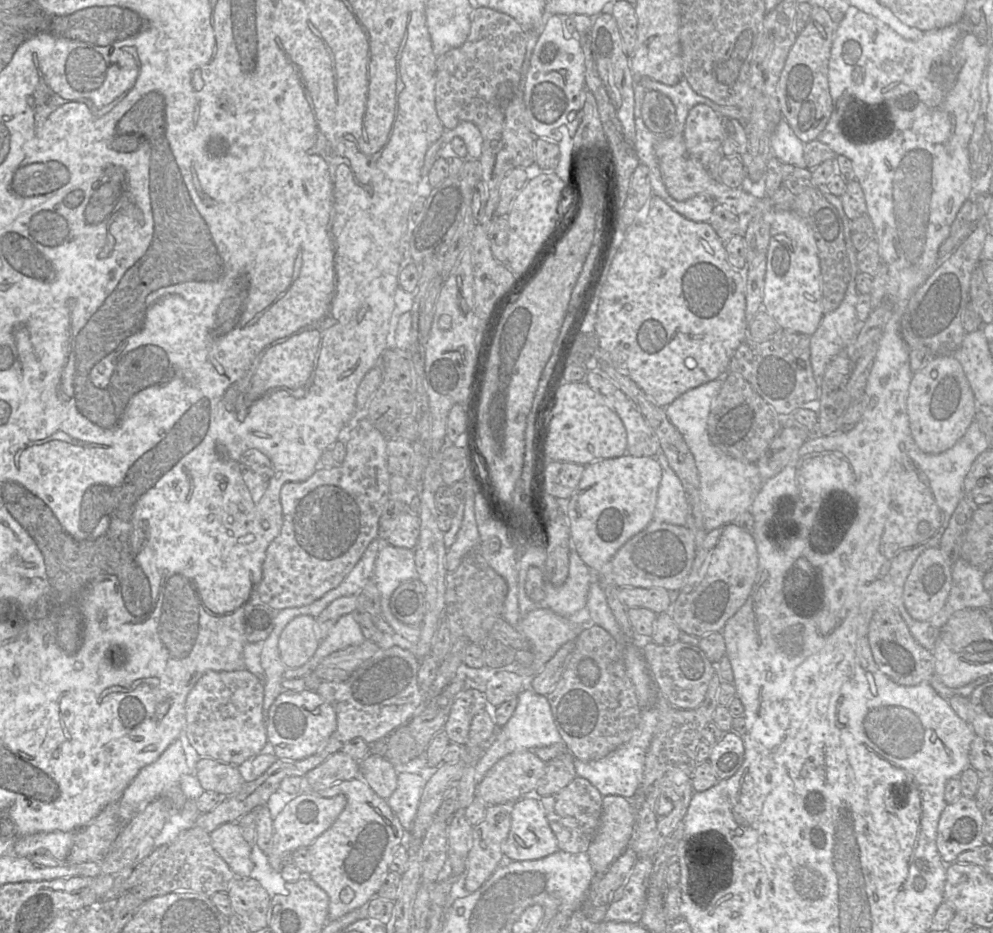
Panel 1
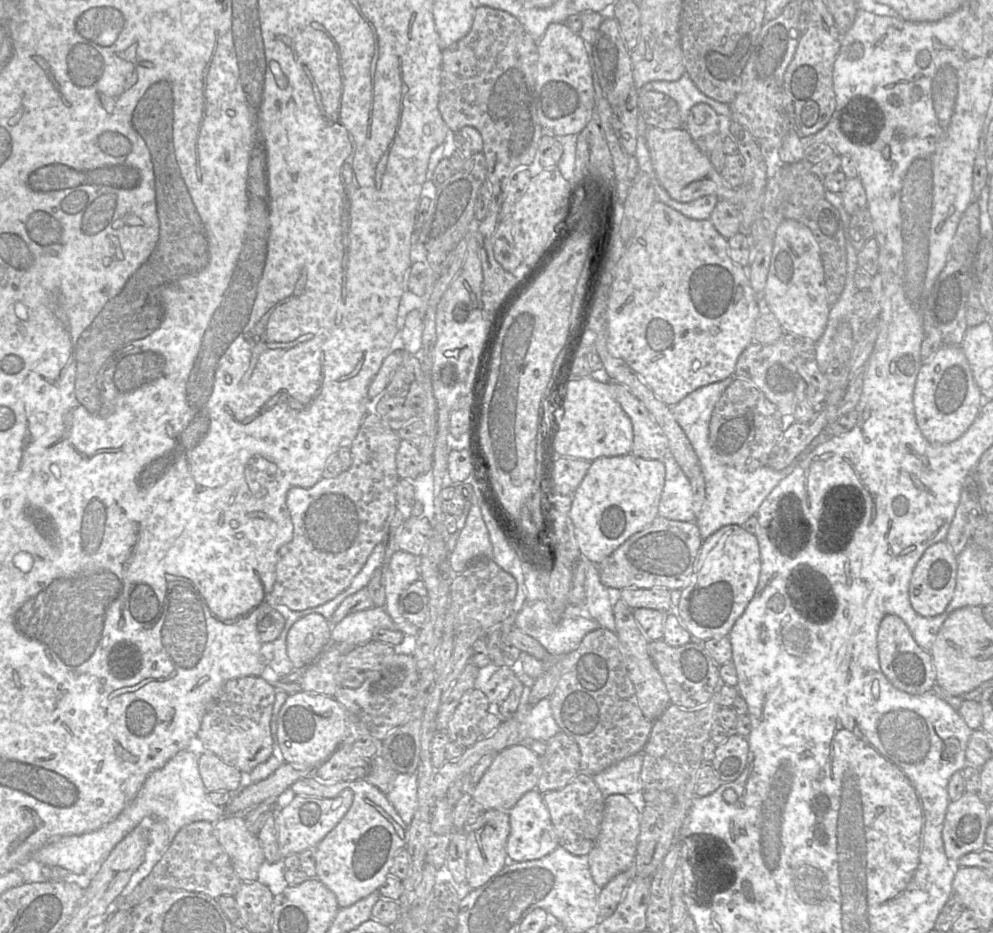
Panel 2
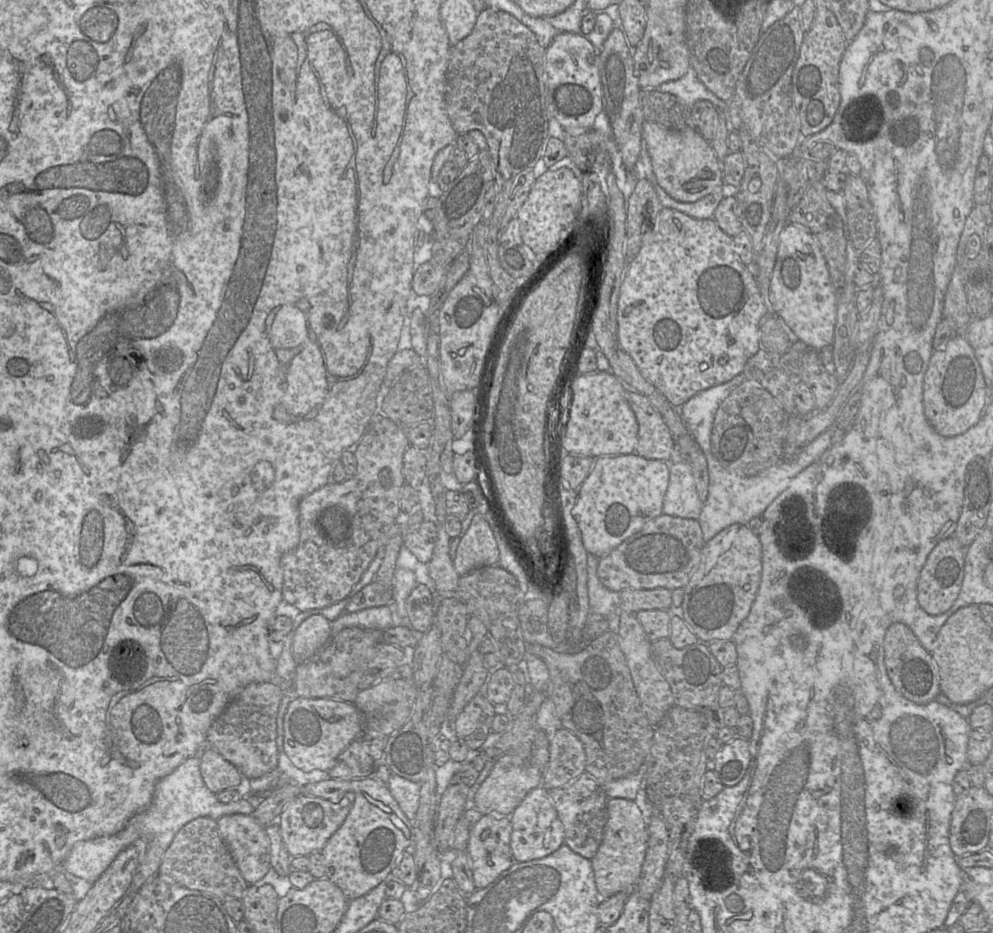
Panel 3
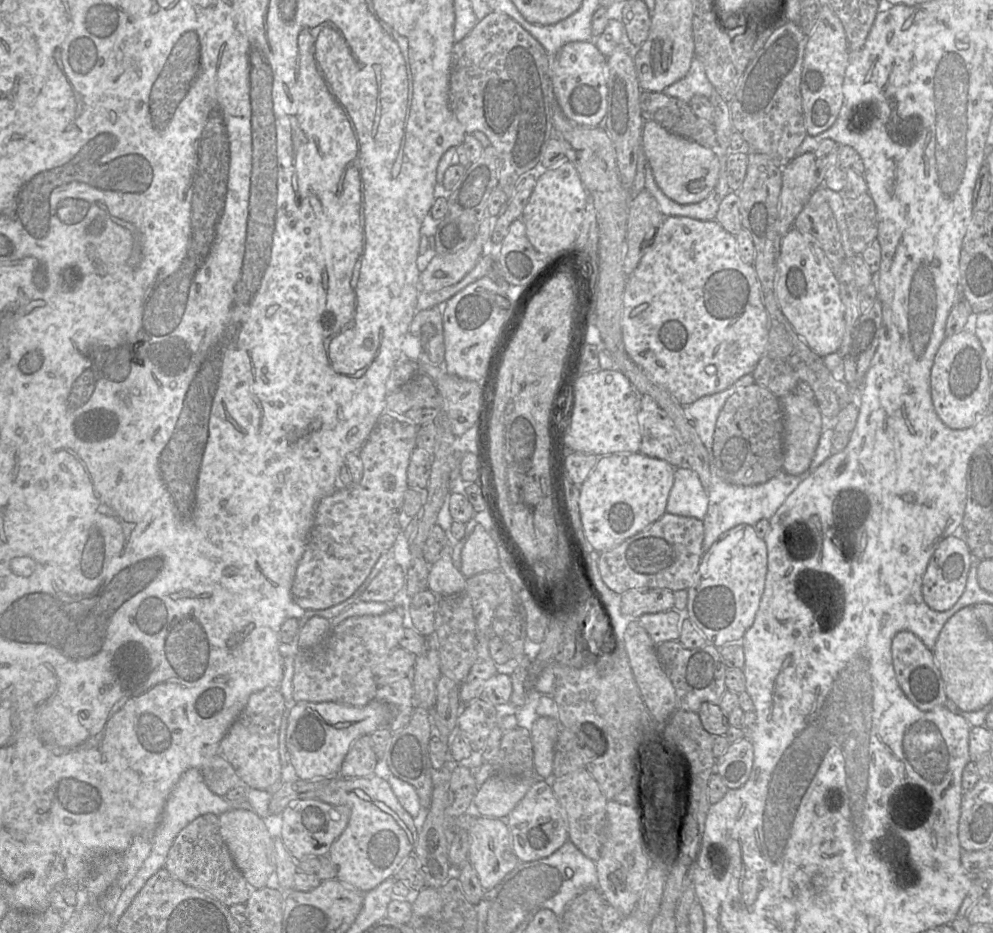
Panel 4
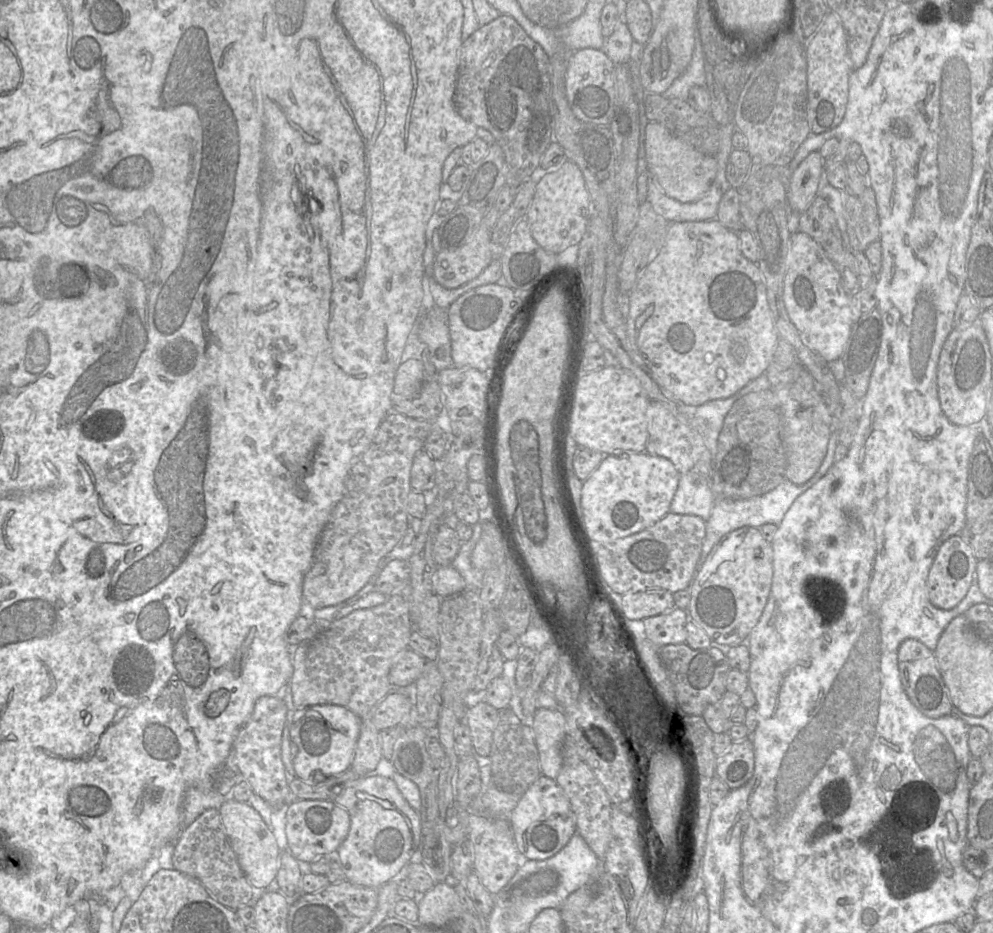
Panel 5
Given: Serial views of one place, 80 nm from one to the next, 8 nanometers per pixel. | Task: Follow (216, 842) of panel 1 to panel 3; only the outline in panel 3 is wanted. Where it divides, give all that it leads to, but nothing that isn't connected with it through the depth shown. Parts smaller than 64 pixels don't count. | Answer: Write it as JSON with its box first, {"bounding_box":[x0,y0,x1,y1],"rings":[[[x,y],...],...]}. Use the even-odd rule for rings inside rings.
{"bounding_box":[216,814,271,885],"rings":[[[244,814],[225,815],[216,821],[221,838],[242,877],[249,885],[258,884],[271,868],[270,843],[265,826],[259,824],[252,815]]]}

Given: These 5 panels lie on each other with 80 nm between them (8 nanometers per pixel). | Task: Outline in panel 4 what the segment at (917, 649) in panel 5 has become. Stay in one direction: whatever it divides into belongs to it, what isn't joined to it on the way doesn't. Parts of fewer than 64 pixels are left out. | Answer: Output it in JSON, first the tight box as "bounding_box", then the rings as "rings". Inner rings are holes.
{"bounding_box":[891,631,947,711],"rings":[[[900,631],[892,639],[891,654],[897,682],[906,697],[919,709],[930,711],[947,701],[945,685],[933,652],[910,631]]]}

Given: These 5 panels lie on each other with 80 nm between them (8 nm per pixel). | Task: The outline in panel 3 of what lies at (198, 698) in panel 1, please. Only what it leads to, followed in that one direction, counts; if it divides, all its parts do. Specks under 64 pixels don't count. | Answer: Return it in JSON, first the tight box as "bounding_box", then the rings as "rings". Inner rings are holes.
{"bounding_box":[207,682,283,779],"rings":[[[272,682],[245,686],[213,722],[207,743],[232,763],[248,779],[259,778],[278,767],[277,714],[283,691]]]}

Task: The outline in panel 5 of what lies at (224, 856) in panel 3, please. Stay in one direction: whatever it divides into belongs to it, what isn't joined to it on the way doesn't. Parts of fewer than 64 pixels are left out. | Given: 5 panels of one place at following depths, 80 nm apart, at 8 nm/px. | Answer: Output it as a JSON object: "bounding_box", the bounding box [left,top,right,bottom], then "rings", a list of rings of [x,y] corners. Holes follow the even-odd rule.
{"bounding_box":[173,808,256,911],"rings":[[[219,808],[204,811],[192,824],[183,827],[174,842],[173,869],[199,881],[222,905],[236,911],[251,905],[256,891],[248,882],[221,821]]]}

